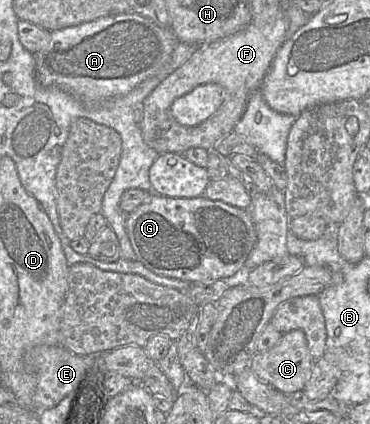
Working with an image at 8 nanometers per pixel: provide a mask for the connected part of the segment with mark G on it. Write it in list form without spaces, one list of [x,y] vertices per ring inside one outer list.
[[[151,193],[144,203],[126,215],[125,229],[135,261],[159,276],[192,283],[212,282],[234,275],[243,267],[257,241],[256,229],[248,210],[204,196],[172,198]]]

